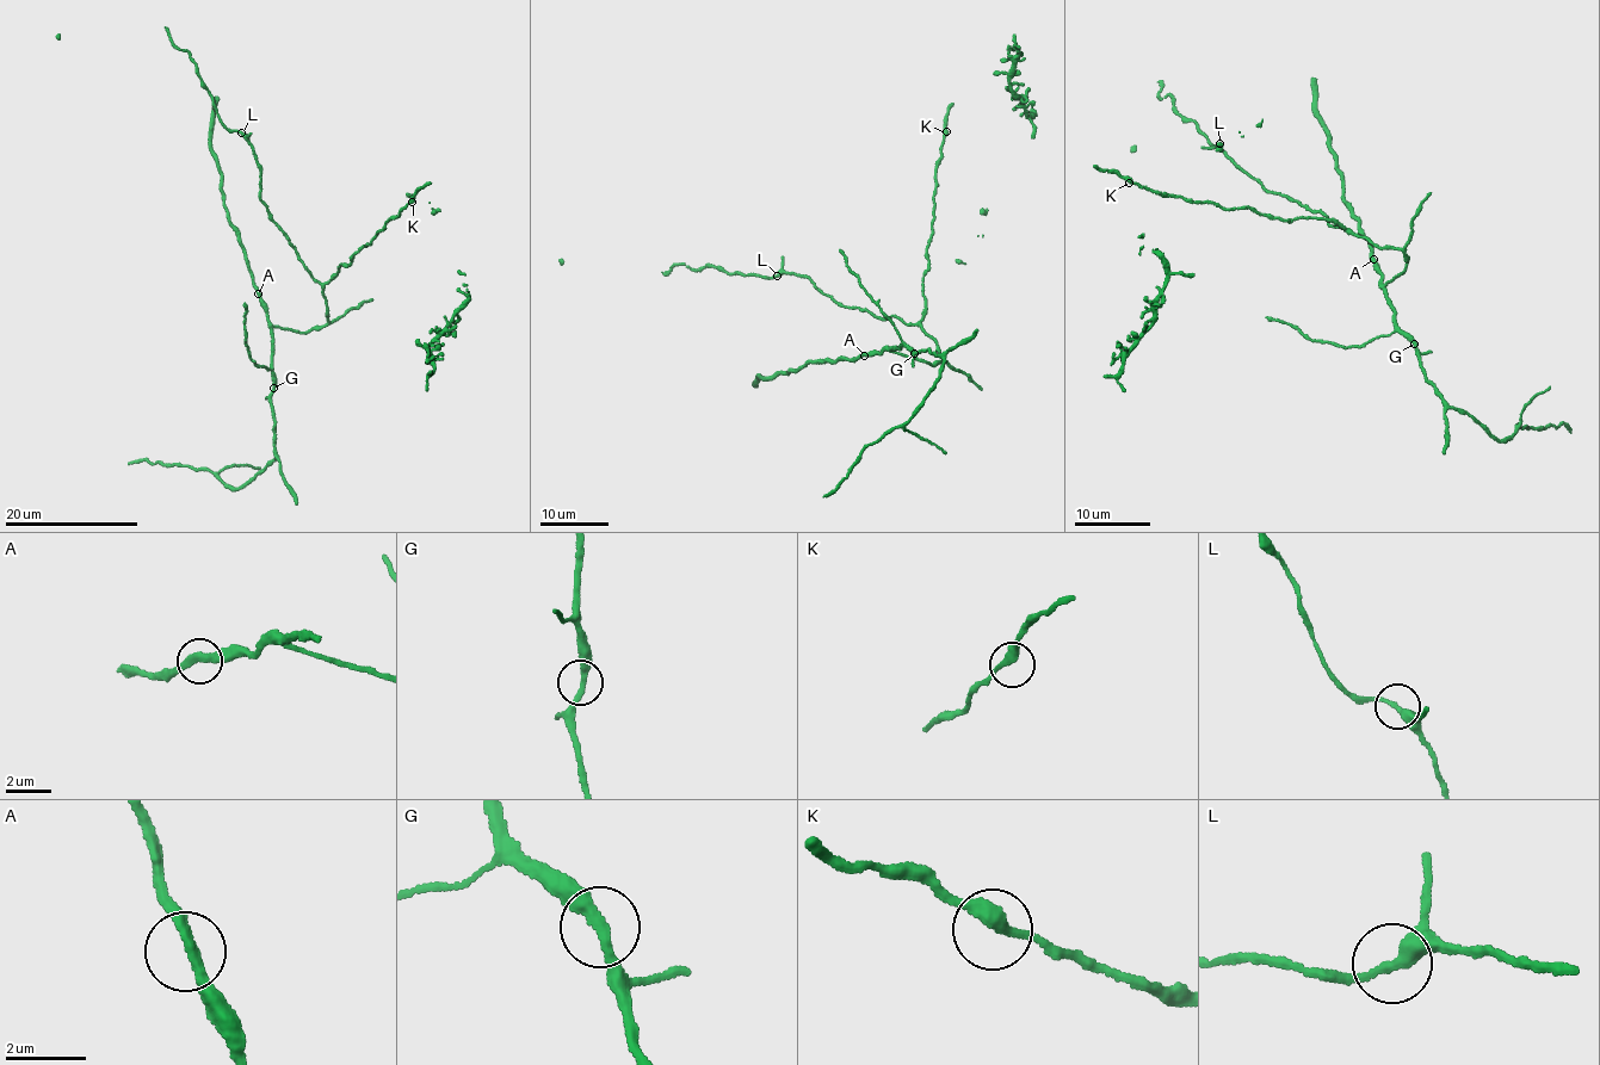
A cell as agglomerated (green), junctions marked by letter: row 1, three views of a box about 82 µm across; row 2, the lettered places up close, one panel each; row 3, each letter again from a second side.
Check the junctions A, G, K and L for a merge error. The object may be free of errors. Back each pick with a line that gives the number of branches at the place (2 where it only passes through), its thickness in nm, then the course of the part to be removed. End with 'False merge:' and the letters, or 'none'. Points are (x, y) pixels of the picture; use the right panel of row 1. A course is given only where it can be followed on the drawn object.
False merge: none

